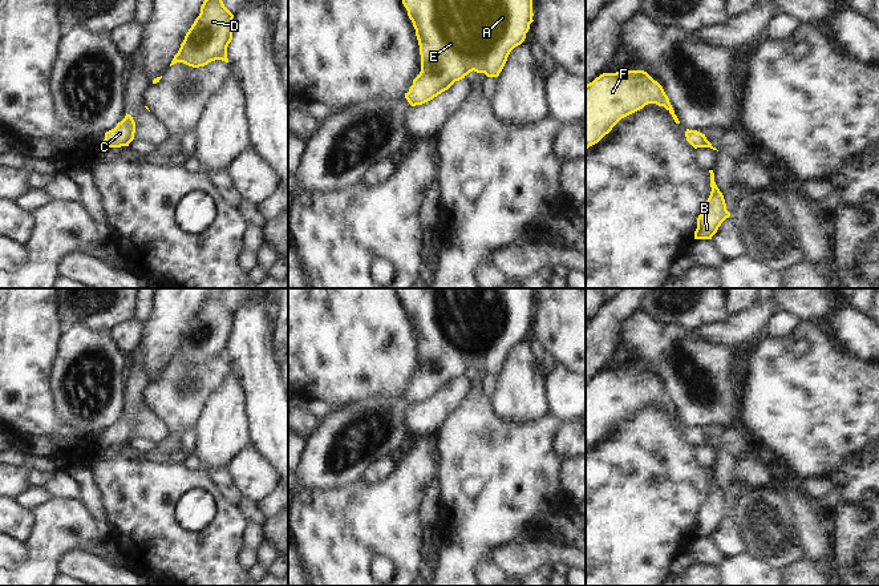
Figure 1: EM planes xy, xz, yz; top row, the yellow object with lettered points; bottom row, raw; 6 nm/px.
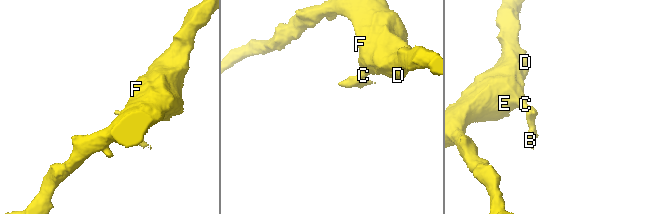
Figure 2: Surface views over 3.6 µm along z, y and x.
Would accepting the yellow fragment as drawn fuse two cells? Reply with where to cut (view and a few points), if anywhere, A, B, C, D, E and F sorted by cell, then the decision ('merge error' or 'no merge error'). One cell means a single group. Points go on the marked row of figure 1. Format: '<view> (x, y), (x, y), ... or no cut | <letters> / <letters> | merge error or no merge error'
no cut | A B C D E F | no merge error

